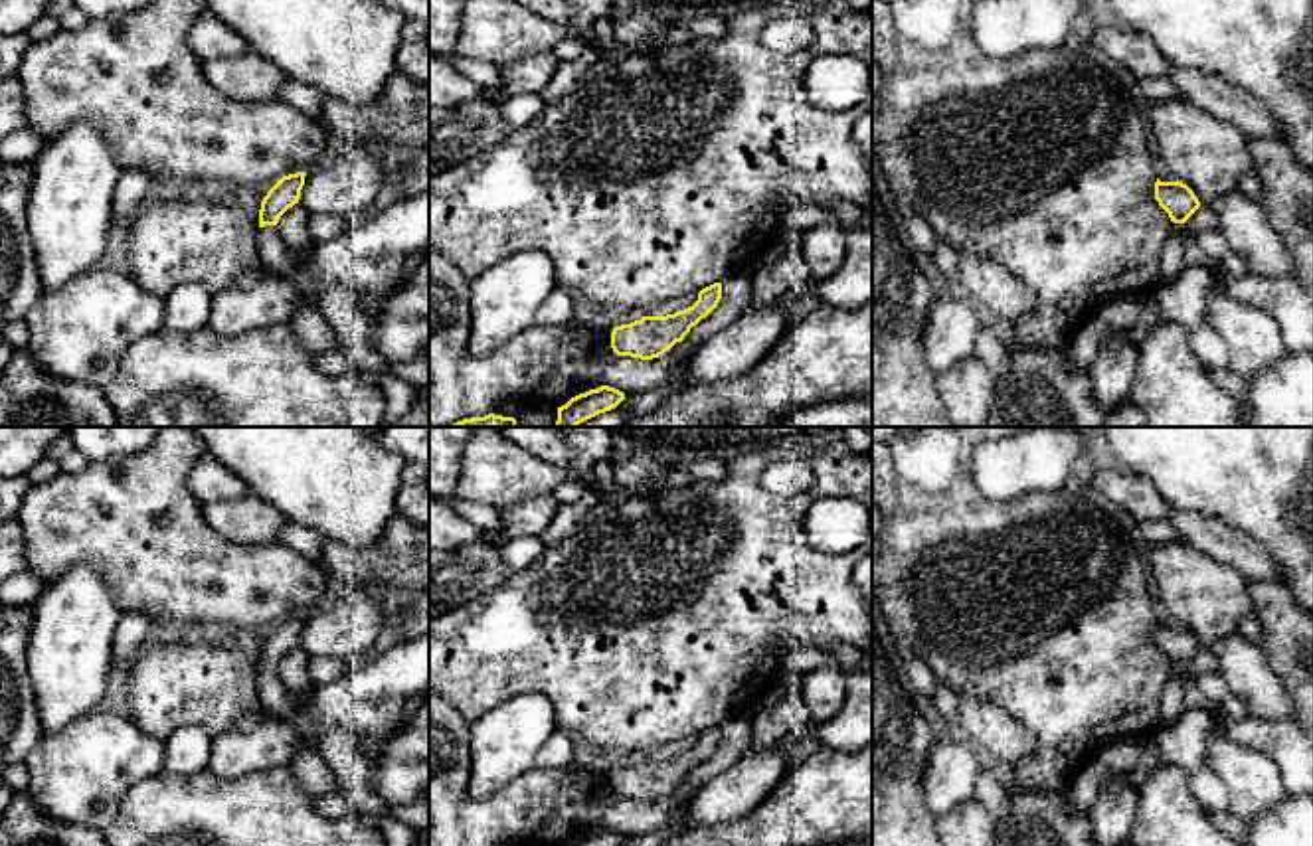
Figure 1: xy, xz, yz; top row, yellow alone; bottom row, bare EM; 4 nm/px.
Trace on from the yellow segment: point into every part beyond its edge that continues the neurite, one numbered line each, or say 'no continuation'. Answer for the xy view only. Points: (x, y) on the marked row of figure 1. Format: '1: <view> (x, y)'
1: xy (275, 257)

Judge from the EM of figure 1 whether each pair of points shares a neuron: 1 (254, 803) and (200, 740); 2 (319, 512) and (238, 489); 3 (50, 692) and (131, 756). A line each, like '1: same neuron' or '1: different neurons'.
1: different neurons
2: different neurons
3: different neurons

